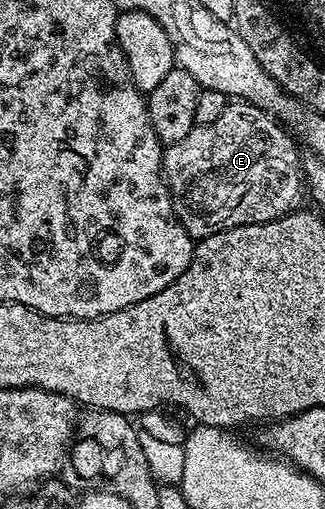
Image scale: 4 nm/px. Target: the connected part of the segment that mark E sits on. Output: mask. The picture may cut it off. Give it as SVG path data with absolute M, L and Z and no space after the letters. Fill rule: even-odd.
M229 102L226 110L222 110L222 115L216 121L209 124L197 124L195 128L190 130L190 134L186 134L186 138L182 138L182 142L174 142L164 148L164 183L168 185L168 192L172 195L172 207L176 210L177 220L188 231L189 236L203 238L227 228L237 228L247 224L265 224L288 215L299 205L296 203L300 200L300 192L302 196L306 188L302 156L301 153L296 153L295 147L297 148L297 145L294 143L293 137L273 117L258 106L243 102Z

